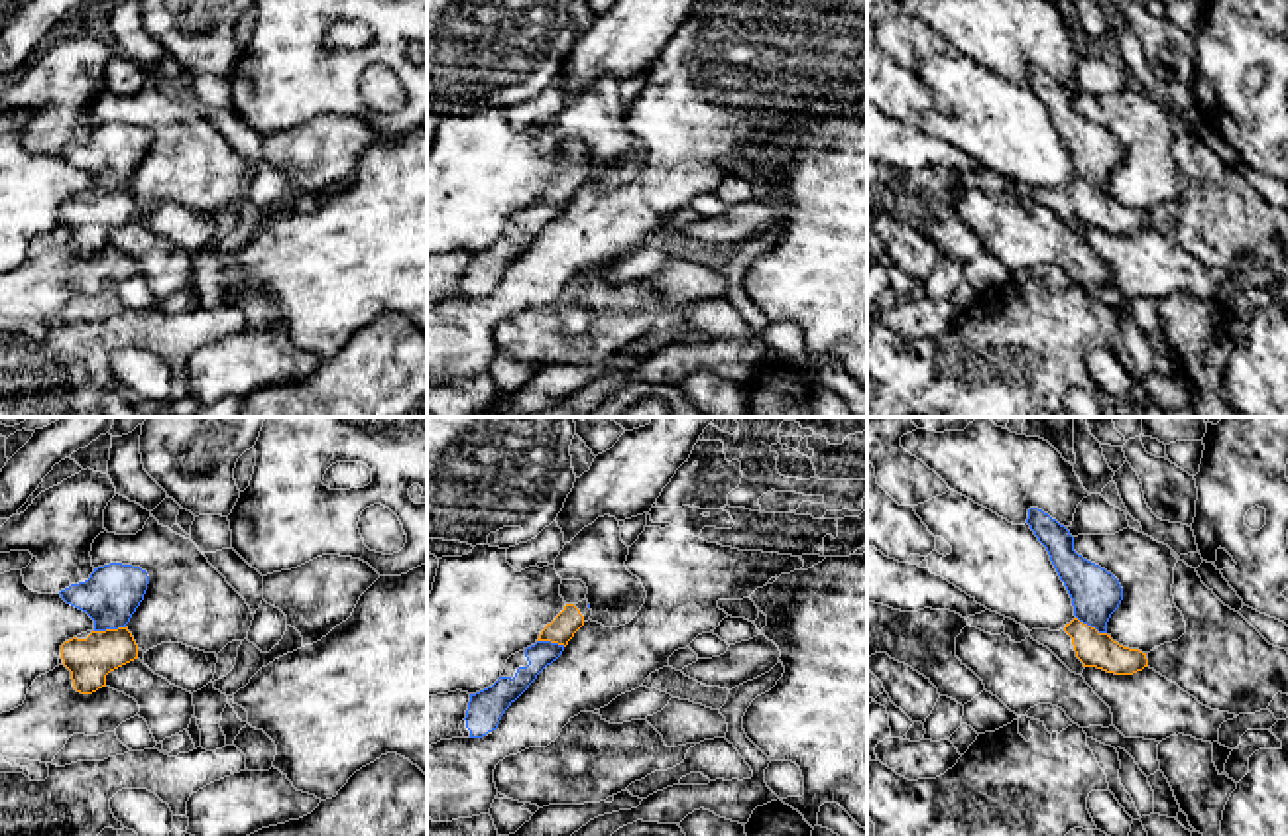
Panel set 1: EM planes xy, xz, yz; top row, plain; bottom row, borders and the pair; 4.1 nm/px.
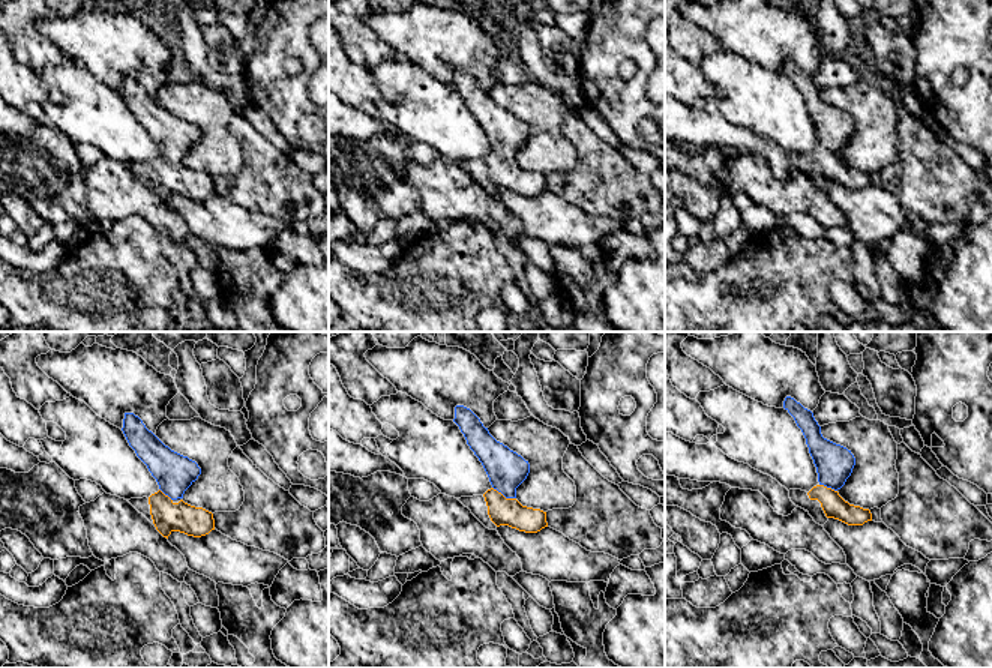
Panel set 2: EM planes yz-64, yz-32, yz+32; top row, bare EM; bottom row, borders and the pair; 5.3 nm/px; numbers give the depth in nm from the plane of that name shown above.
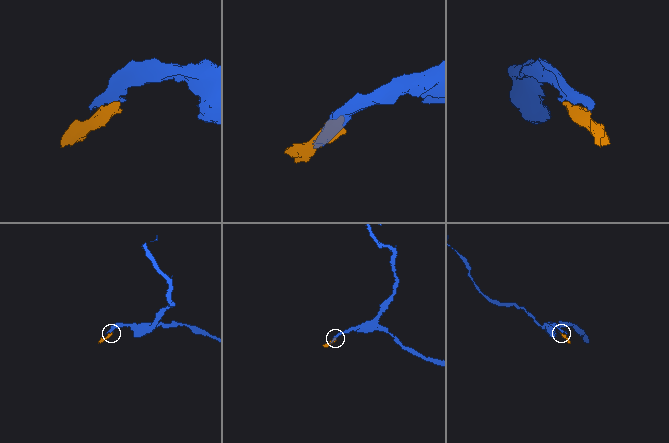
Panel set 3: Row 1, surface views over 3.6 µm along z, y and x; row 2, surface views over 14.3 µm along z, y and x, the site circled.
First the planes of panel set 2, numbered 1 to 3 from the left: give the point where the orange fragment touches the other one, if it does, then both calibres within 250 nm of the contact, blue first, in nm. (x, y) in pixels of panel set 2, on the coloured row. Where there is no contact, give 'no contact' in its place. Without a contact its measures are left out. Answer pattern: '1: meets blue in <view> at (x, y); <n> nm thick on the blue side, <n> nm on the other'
1: meets blue in yz-64 at (165, 494); 220 nm thick on the blue side, 160 nm on the other
2: meets blue in yz-32 at (505, 496); 200 nm thick on the blue side, 150 nm on the other
3: meets blue in yz+32 at (829, 487); 200 nm thick on the blue side, 120 nm on the other

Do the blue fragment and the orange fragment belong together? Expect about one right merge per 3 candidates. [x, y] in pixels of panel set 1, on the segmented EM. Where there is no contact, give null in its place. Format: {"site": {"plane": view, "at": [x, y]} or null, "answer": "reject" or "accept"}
{"site": {"plane": "xy", "at": [109, 628]}, "answer": "accept"}

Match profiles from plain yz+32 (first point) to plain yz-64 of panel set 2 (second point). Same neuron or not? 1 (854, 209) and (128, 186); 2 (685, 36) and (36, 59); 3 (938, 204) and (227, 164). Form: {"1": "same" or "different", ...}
{"1": "different", "2": "same", "3": "different"}

